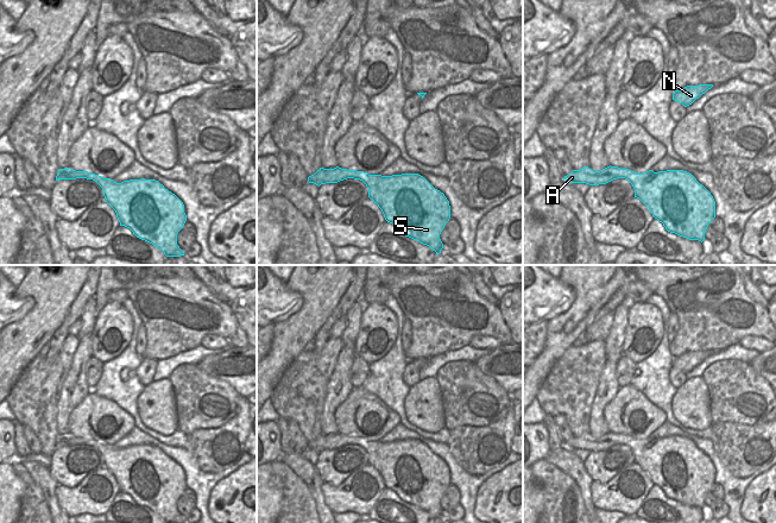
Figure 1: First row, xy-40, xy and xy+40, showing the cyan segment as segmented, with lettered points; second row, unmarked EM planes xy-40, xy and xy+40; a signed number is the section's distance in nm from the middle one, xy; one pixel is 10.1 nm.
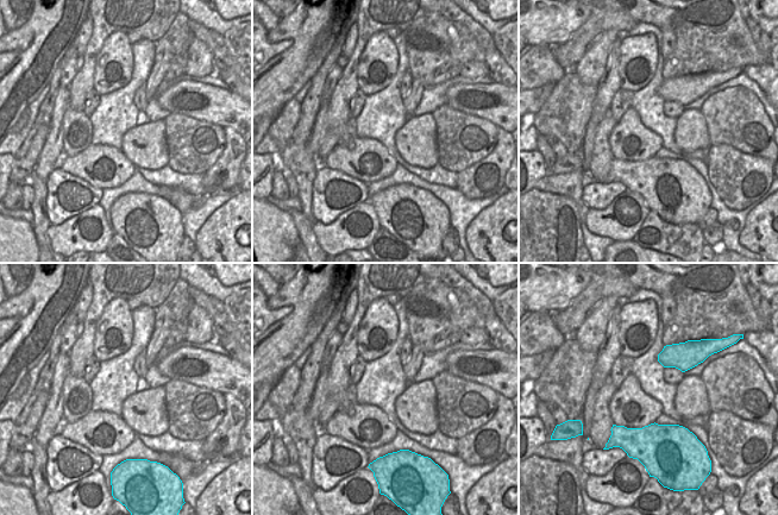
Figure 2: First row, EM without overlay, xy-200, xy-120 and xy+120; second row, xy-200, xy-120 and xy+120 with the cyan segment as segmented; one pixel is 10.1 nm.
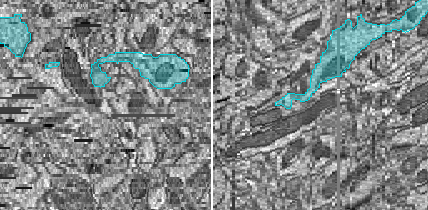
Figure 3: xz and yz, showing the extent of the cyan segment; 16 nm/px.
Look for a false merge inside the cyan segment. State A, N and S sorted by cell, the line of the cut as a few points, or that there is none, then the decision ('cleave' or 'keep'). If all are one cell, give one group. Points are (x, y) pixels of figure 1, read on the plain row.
groups A N S; cut none; keep

